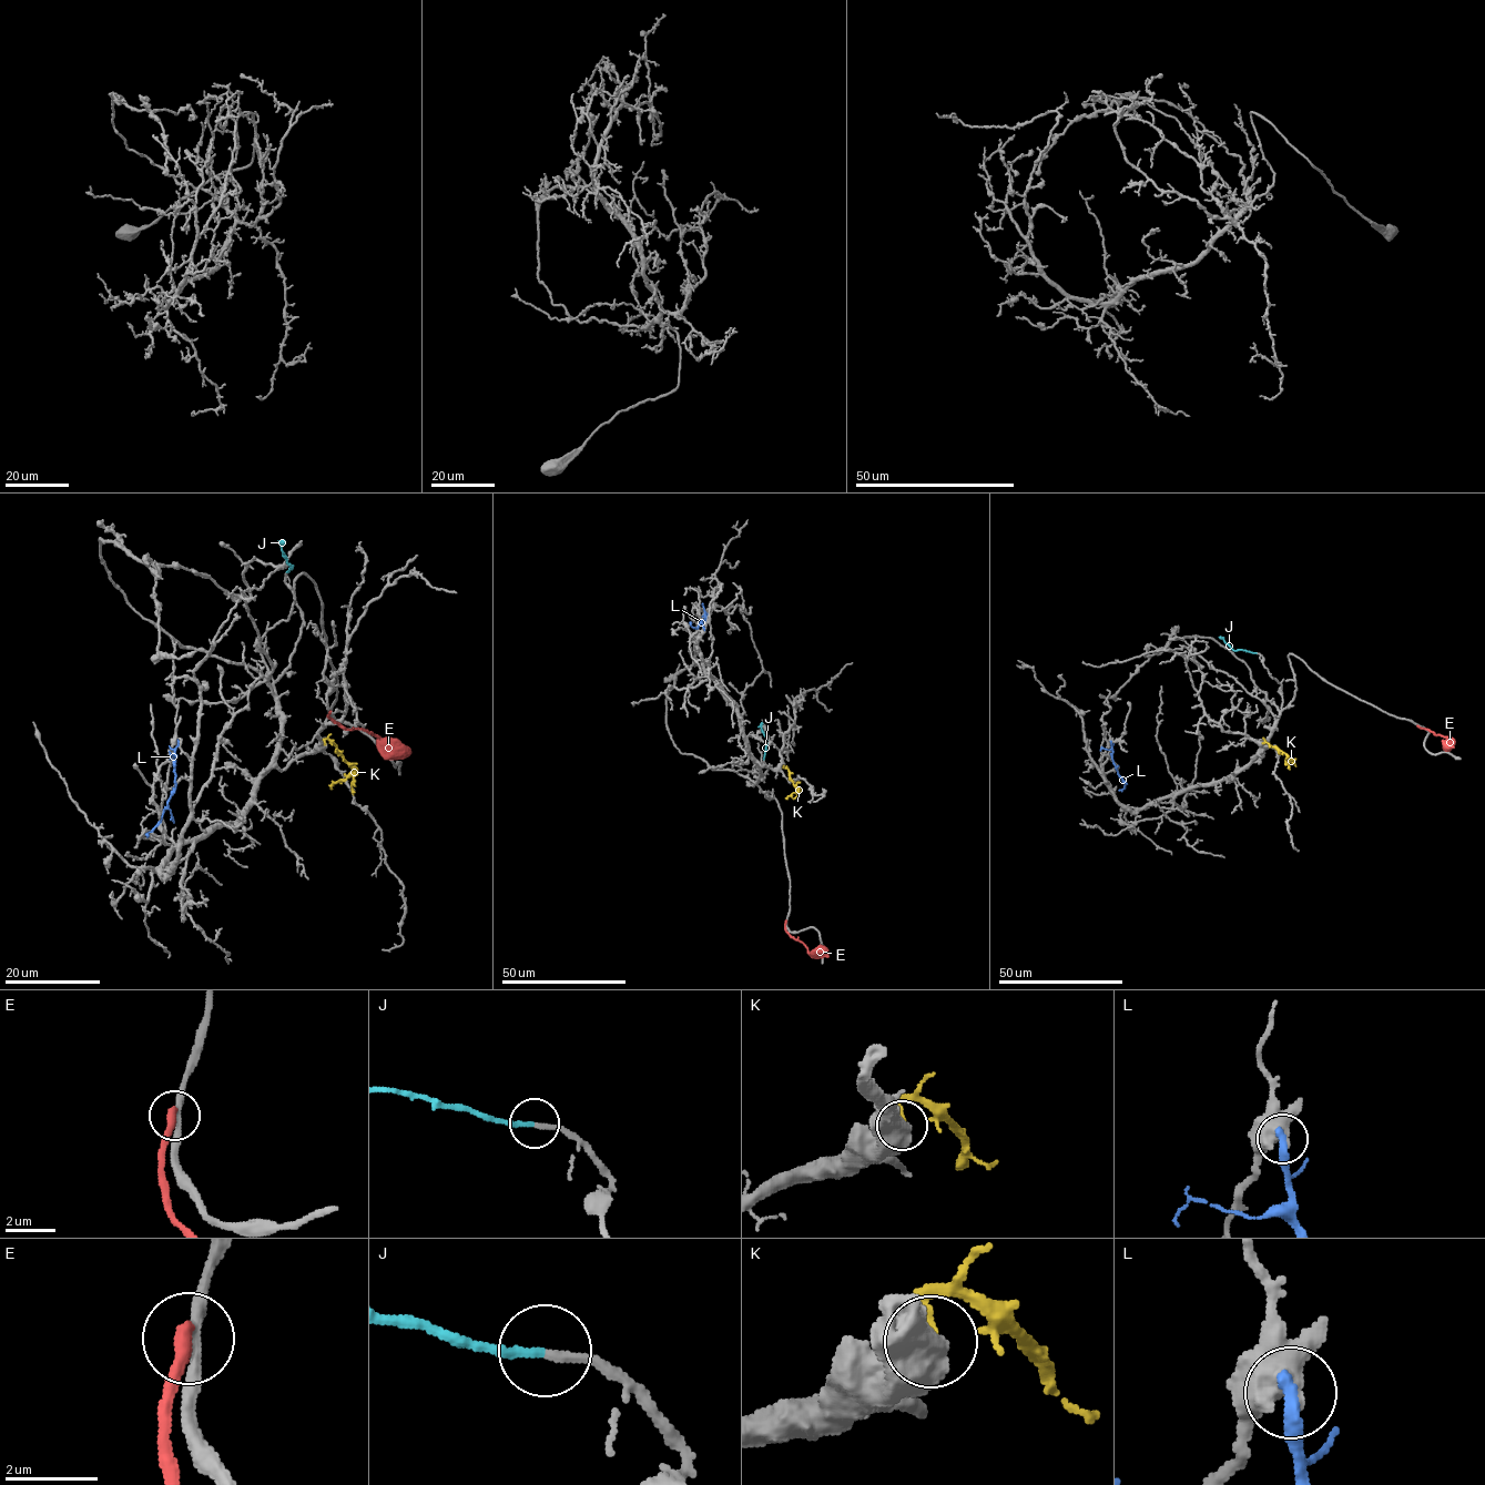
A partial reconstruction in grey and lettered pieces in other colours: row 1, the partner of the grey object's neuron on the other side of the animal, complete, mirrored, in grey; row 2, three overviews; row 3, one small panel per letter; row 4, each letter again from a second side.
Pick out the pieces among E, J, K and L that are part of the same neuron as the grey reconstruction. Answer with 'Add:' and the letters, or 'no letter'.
Add: J

